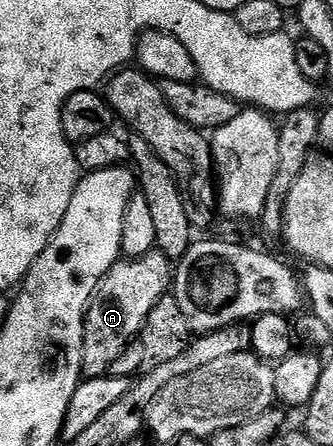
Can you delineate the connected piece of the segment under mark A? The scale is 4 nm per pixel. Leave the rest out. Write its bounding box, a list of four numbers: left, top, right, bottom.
[80,249,172,376]

